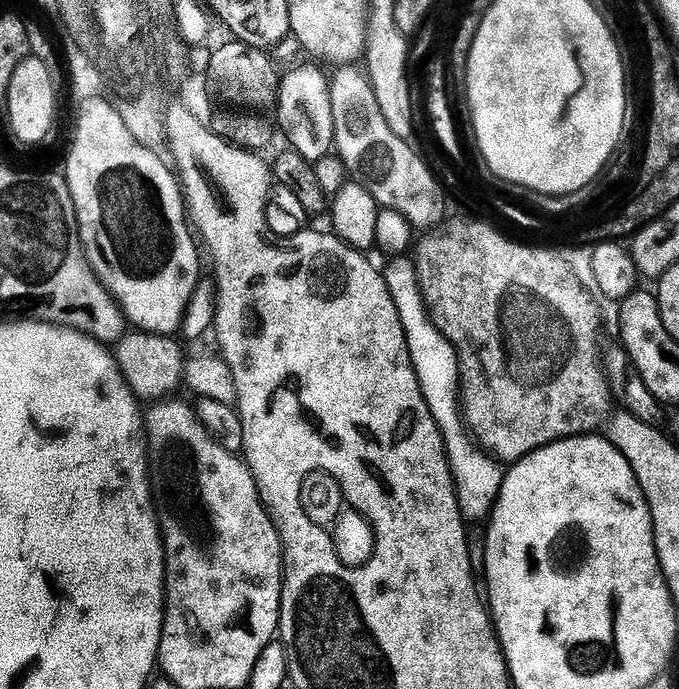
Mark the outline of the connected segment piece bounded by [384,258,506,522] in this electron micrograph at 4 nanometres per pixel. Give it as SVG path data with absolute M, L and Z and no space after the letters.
M396 258L390 264L392 265L384 272L384 280L394 298L394 306L398 306L398 314L406 330L410 358L414 362L414 370L422 386L422 394L430 406L430 414L434 414L440 432L444 435L444 445L448 451L452 476L456 480L456 493L460 508L464 512L464 519L468 522L487 521L500 496L500 487L503 486L506 475L505 469L503 467L500 469L492 461L495 459L470 435L470 429L462 415L458 359L455 357L454 350L450 350L444 334L431 322L431 314L425 304L424 295L420 292L420 276L411 259Z

